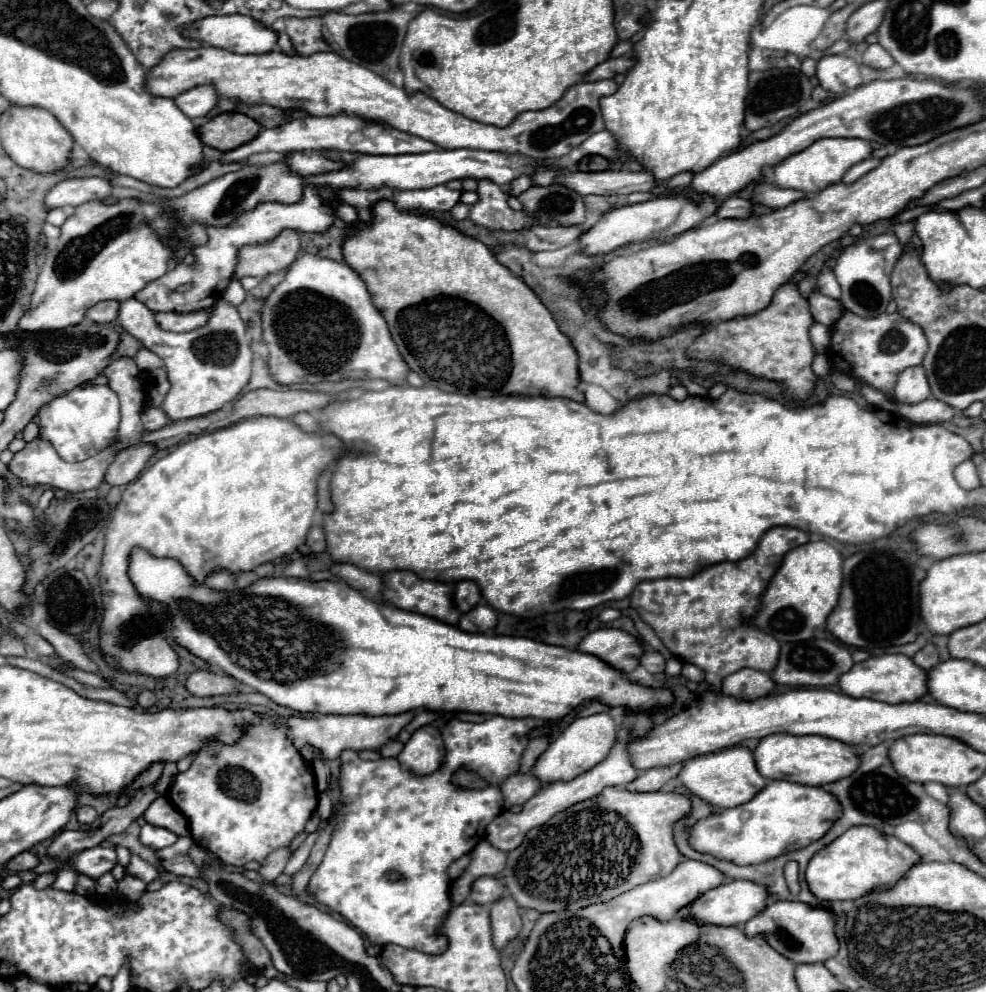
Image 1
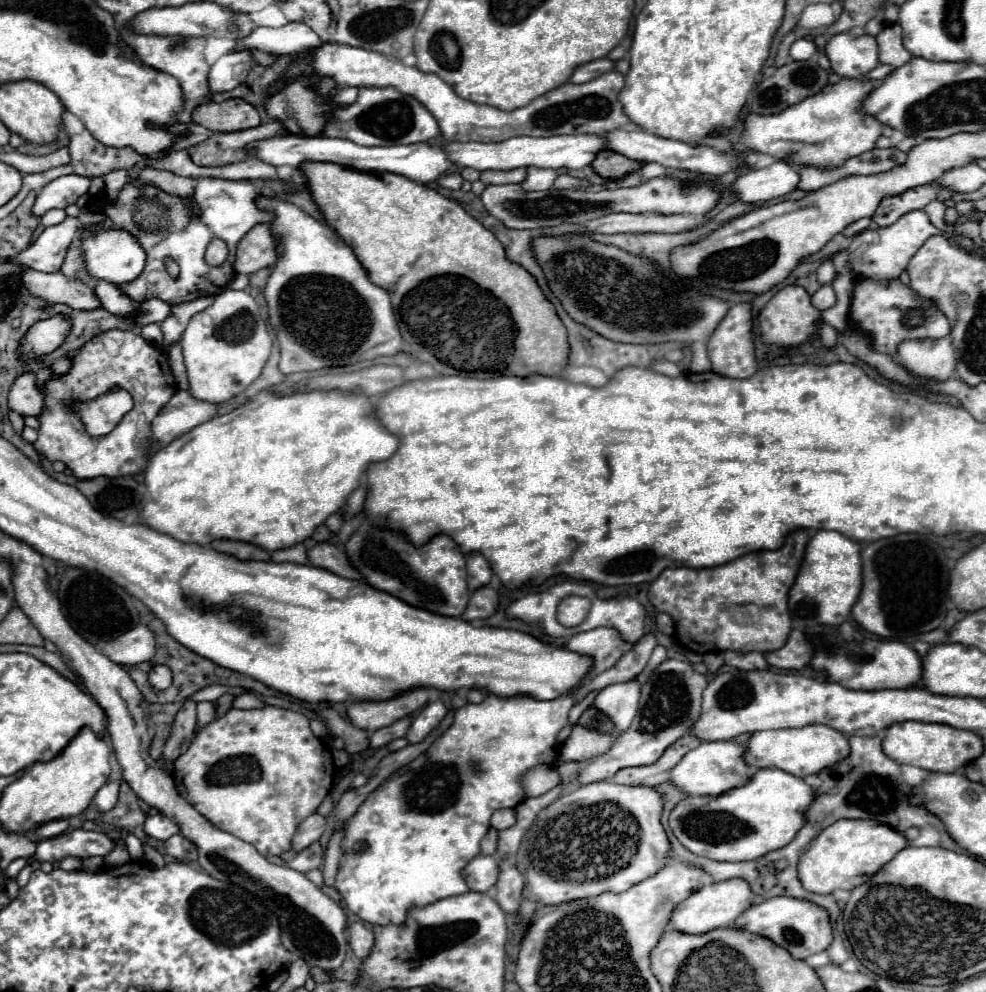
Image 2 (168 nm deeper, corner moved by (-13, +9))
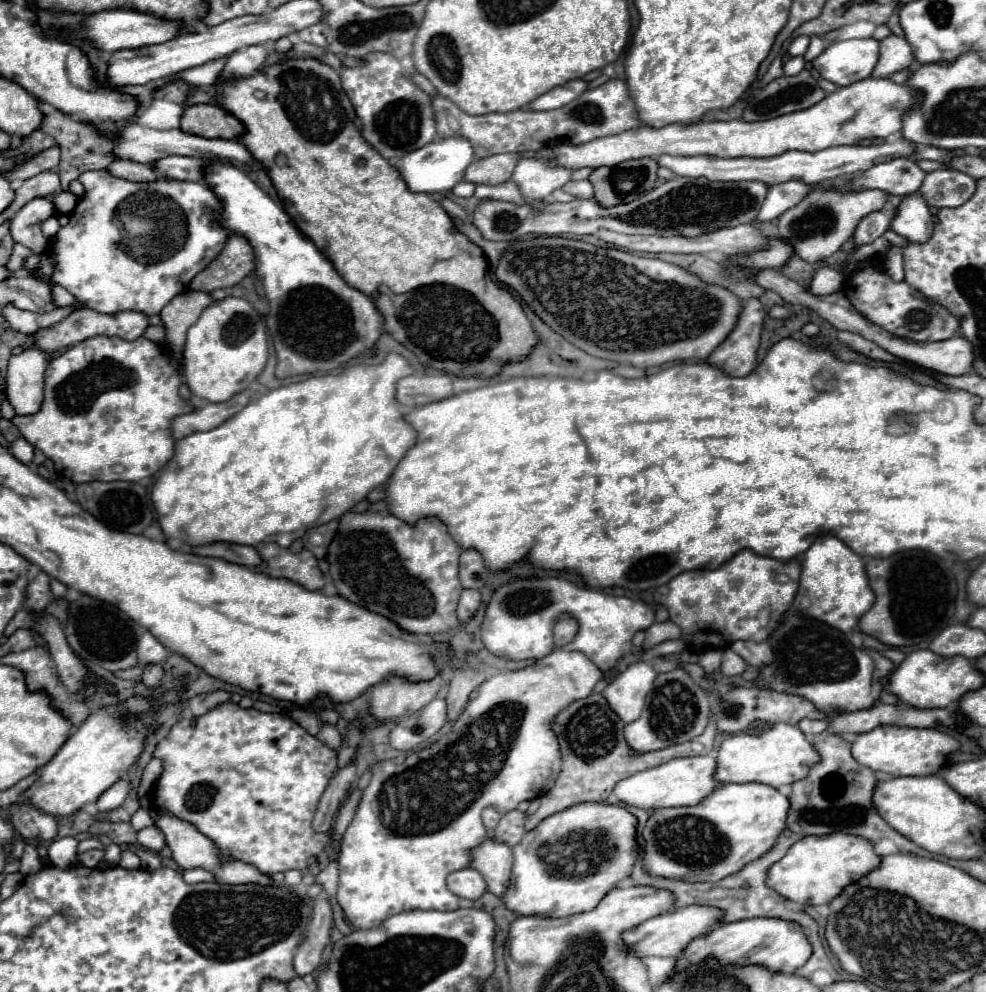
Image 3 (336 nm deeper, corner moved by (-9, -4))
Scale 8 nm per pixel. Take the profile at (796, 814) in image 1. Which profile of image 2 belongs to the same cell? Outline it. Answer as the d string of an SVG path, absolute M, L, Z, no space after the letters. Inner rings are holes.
M759 769L751 781L739 789L731 789L719 797L687 797L669 815L669 827L675 837L693 853L711 857L717 861L753 861L769 851L789 845L799 829L807 823L807 809L815 801L815 789L801 777L785 773L781 769Z

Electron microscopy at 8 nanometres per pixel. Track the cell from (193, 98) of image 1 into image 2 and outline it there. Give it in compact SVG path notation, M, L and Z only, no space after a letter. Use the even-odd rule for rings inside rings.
M235 51L223 55L209 71L209 91L219 95L241 85L251 71L251 55L247 51Z

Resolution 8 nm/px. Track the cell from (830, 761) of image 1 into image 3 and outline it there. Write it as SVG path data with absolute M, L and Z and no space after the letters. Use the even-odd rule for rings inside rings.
M755 722L749 728L727 736L721 742L717 752L717 768L713 774L717 782L759 782L779 788L783 784L791 784L799 778L805 778L807 770L815 762L819 762L819 754L815 754L815 748L797 726L783 722L777 722L773 726L763 724L761 732L753 734L755 726L761 724Z

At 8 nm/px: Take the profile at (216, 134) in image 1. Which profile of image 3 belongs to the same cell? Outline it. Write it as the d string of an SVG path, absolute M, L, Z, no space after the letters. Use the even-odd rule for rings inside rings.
M217 104L187 106L187 110L181 116L181 130L203 138L225 138L225 140L235 140L245 132L243 124Z

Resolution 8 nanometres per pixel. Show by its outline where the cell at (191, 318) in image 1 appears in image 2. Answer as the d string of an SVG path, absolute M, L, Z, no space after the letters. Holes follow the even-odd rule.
M151 299L151 301L143 301L139 305L139 317L135 317L133 321L137 325L149 325L149 323L163 323L167 317L171 315L171 305L159 299Z

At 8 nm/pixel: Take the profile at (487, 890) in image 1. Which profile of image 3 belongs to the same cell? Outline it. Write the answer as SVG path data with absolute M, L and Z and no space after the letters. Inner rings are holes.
M461 868L447 876L447 888L461 898L475 900L487 890L487 884L483 882L483 876L477 870Z

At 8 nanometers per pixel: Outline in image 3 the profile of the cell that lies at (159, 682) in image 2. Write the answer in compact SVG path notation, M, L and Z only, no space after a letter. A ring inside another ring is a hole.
M149 664L149 666L145 666L145 670L143 670L143 684L145 684L147 688L153 688L153 686L157 686L157 682L161 680L161 676L163 676L163 668L161 668L159 664Z

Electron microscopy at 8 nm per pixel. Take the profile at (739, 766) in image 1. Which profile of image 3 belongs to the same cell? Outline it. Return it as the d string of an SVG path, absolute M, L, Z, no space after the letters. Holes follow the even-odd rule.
M711 754L707 756L691 756L691 758L675 758L665 764L659 764L655 768L641 770L629 778L623 778L615 784L613 794L619 798L625 806L637 806L645 810L657 810L667 806L695 806L699 798L705 798L719 786L711 774L715 772L715 758Z

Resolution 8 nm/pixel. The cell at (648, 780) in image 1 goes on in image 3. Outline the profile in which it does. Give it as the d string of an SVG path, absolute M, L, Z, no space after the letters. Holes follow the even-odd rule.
M589 694L583 700L573 702L569 708L561 710L555 720L551 722L551 730L555 732L559 740L559 752L561 752L561 772L559 778L545 796L541 796L541 806L535 814L527 816L525 820L525 830L533 830L541 820L547 816L561 812L569 806L581 804L581 802L603 802L609 798L615 782L619 778L627 778L627 774L635 774L639 770L647 770L651 766L659 766L663 762L669 762L671 758L679 756L703 756L713 750L715 734L717 734L717 724L715 720L709 722L707 730L689 742L675 744L663 750L653 750L645 754L635 754L625 736L623 736L623 720L611 710L603 694Z

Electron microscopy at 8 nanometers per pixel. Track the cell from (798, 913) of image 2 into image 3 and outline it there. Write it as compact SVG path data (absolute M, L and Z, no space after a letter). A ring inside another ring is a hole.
M749 918L731 924L717 924L713 932L699 936L689 942L679 958L675 958L675 972L683 972L691 966L697 966L705 958L717 958L721 964L733 966L765 966L771 972L793 974L801 968L811 956L811 944L803 934L803 928L795 922L783 922L775 918Z

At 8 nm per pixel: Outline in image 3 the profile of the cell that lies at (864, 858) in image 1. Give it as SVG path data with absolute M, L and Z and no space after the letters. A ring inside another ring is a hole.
M843 832L825 836L803 836L787 850L787 854L779 862L769 868L765 884L795 904L817 906L831 902L831 898L835 898L835 894L839 894L839 890L843 890L847 882L863 878L863 874L867 874L867 870L873 870L875 866L879 866L879 856L861 836Z

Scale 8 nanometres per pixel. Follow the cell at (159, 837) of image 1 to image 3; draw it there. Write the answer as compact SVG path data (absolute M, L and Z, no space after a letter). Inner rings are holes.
M149 826L149 828L143 828L137 832L137 842L147 850L159 852L165 846L165 836L157 826Z

